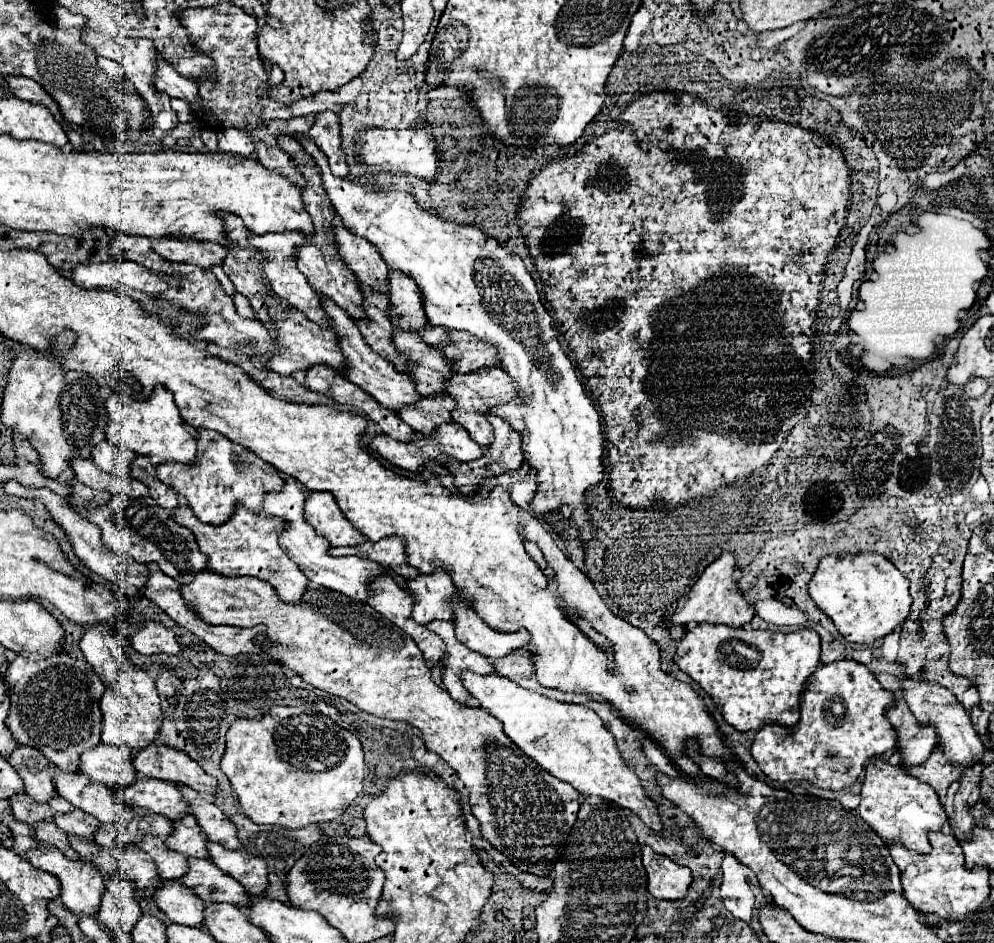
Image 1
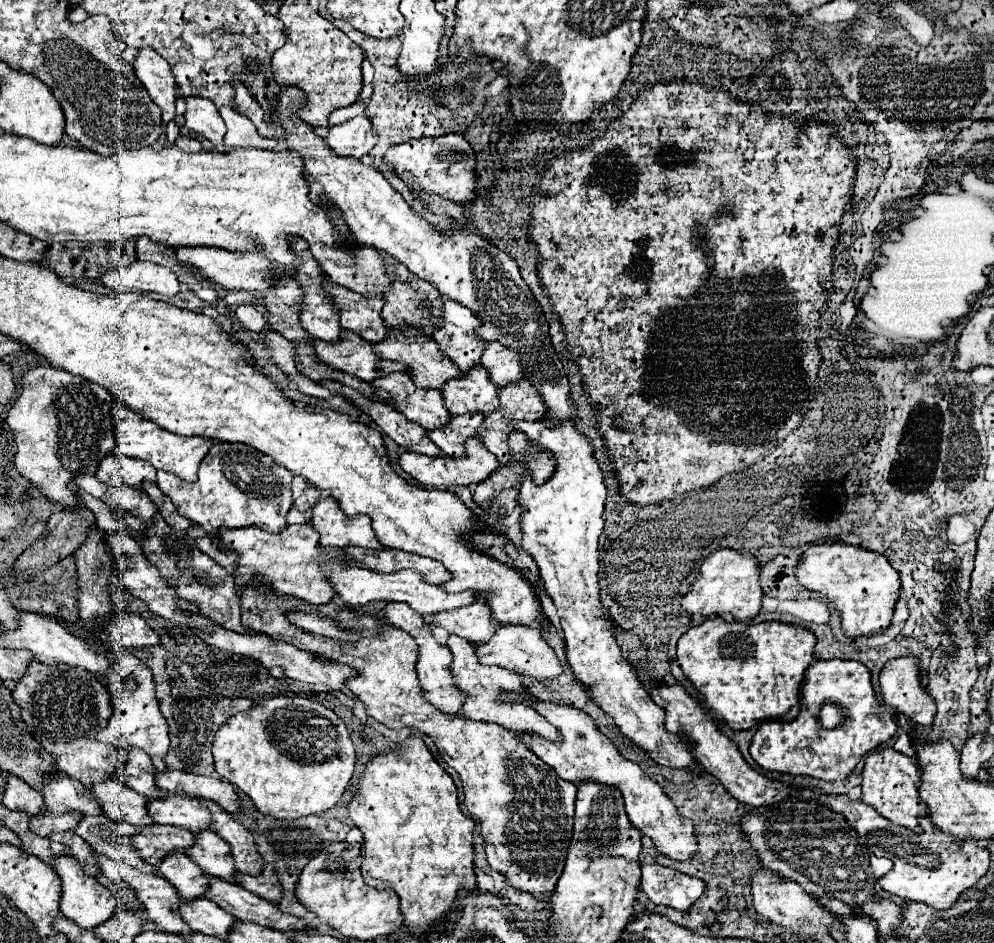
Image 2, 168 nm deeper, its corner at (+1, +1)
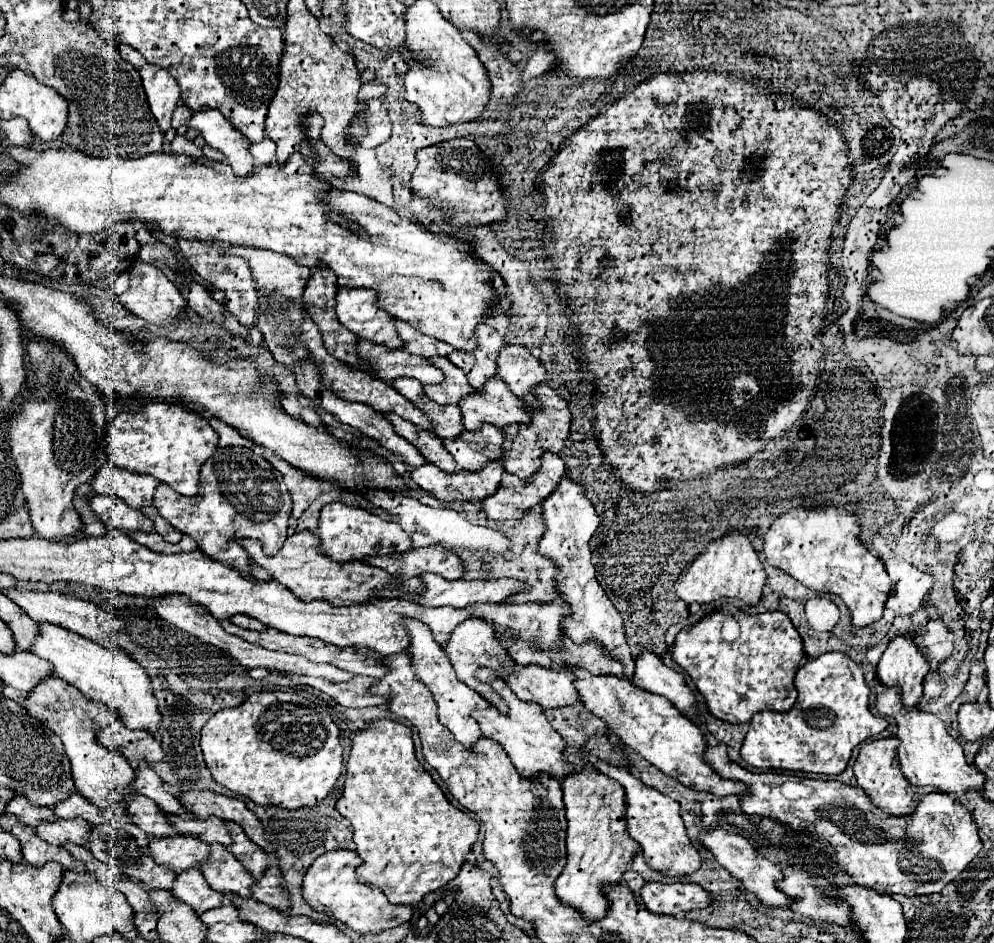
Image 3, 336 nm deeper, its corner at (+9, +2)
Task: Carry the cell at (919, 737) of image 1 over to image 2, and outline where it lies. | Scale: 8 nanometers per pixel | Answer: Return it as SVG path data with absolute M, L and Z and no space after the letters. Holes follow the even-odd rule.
M904 656L890 660L880 672L880 690L884 702L904 714L912 728L932 728L936 704L920 686L916 658Z

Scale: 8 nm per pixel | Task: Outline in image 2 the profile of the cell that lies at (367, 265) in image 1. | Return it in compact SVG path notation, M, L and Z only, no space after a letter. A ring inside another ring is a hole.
M380 250L380 256L386 264L386 270L388 270L388 278L390 278L390 284L388 284L388 290L384 292L384 308L382 308L382 318L384 318L384 324L390 326L390 328L420 328L426 336L432 334L438 318L436 318L436 310L440 308L442 304L442 296L436 288L432 288L430 284L426 284L424 280L416 280L412 278L412 274L392 256L388 256L384 250ZM420 300L424 300L426 304L430 306L420 306ZM420 308L420 310L418 310Z

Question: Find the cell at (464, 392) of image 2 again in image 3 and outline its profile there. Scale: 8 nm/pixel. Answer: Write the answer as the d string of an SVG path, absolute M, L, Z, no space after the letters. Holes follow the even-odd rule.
M490 379L484 387L484 391L476 391L468 397L464 397L458 407L464 415L464 427L468 431L480 429L480 425L490 423L496 427L506 427L512 423L528 425L532 421L524 401L520 397L512 395L508 385L504 385L502 379Z

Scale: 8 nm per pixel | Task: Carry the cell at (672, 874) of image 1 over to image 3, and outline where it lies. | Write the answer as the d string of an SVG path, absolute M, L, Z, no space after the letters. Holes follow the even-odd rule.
M646 883L640 891L640 897L648 911L662 915L704 909L712 903L712 895L696 883Z

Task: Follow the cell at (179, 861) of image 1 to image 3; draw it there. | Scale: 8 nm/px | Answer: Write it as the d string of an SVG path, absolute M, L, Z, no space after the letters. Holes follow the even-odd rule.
M190 869L186 873L180 873L174 879L172 895L178 901L190 905L196 911L196 915L206 913L208 909L216 909L218 905L224 905L224 895L214 891L206 883L206 879L200 873L200 869Z

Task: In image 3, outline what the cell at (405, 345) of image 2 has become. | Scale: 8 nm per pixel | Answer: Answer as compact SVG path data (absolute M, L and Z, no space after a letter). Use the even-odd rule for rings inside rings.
M436 357L430 359L436 367L444 371L444 381L440 385L426 385L424 391L426 395L436 401L438 405L456 405L460 397L466 397L468 393L474 393L474 389L468 385L466 373L452 365L446 357Z

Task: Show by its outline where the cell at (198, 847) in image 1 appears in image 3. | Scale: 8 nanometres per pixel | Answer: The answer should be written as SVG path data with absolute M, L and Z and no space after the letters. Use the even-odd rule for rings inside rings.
M210 845L210 859L200 865L208 885L220 893L232 893L242 899L250 899L250 887L254 883L252 875L234 859L234 855L224 845Z

